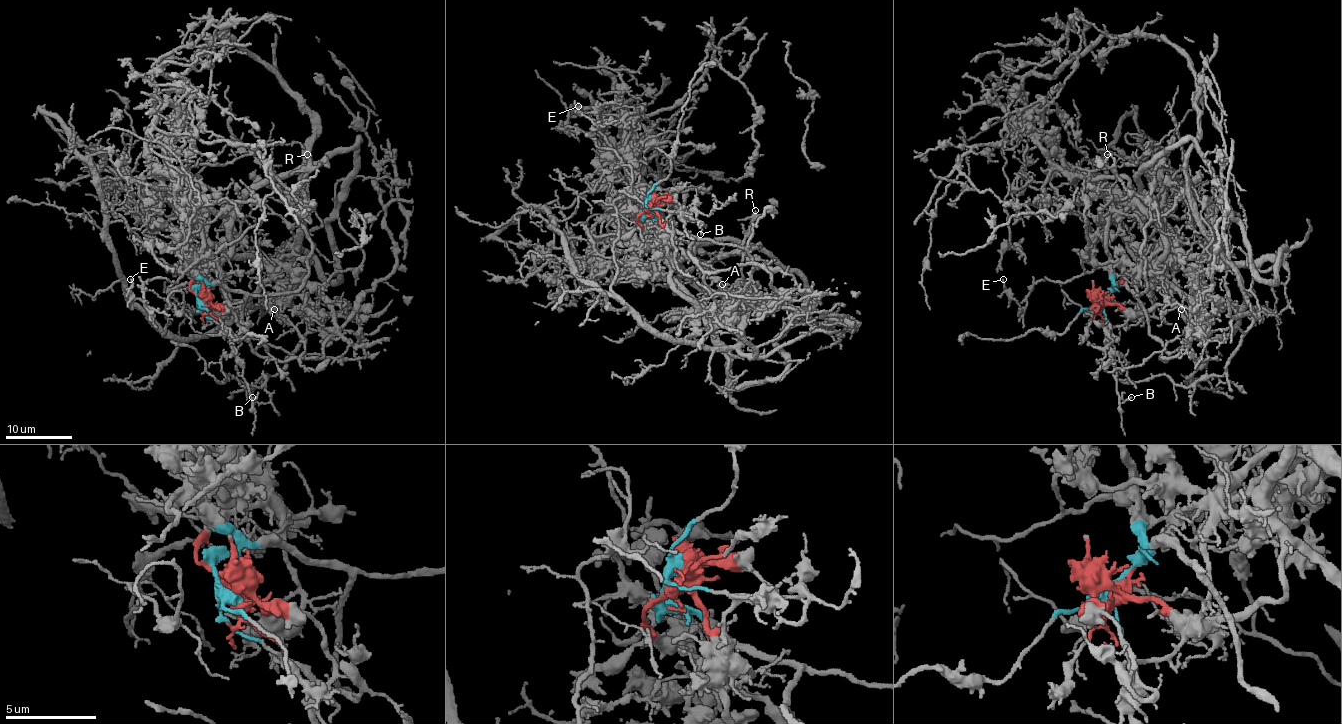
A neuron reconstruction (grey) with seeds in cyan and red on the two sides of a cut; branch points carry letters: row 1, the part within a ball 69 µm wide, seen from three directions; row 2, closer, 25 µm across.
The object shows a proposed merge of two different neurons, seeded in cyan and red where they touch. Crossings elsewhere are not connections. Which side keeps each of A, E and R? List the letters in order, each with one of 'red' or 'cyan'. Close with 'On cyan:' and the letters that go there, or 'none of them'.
A: red
E: cyan
R: cyan
On cyan: E, R

